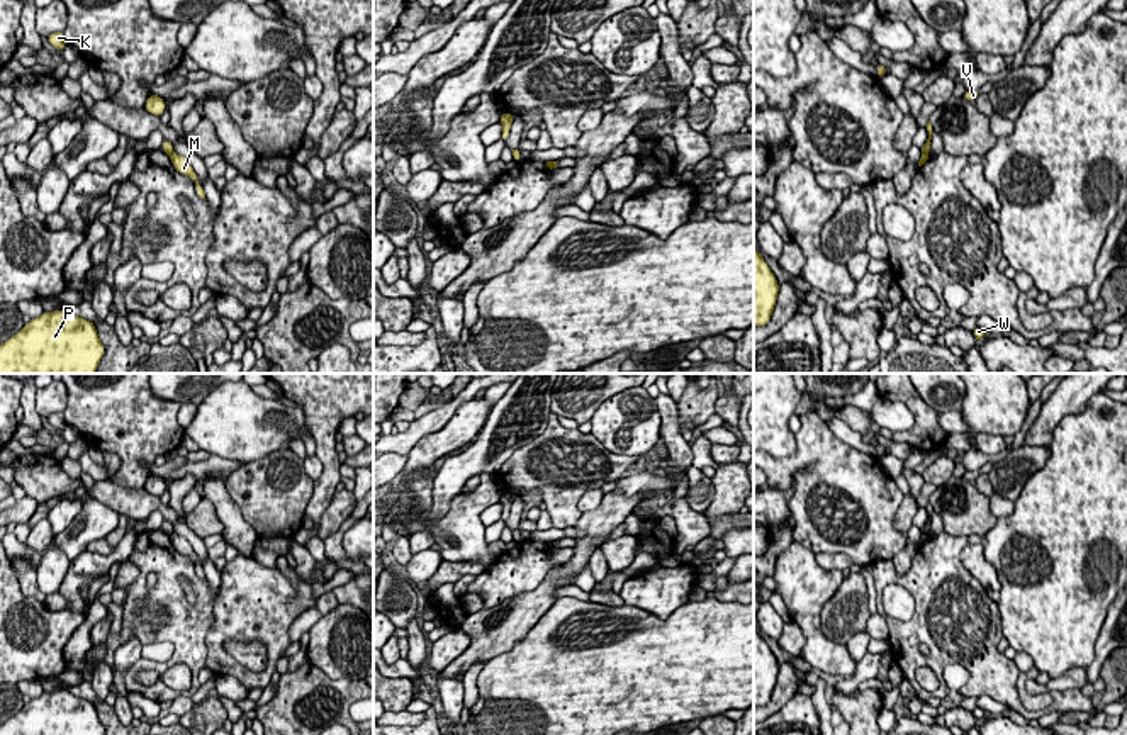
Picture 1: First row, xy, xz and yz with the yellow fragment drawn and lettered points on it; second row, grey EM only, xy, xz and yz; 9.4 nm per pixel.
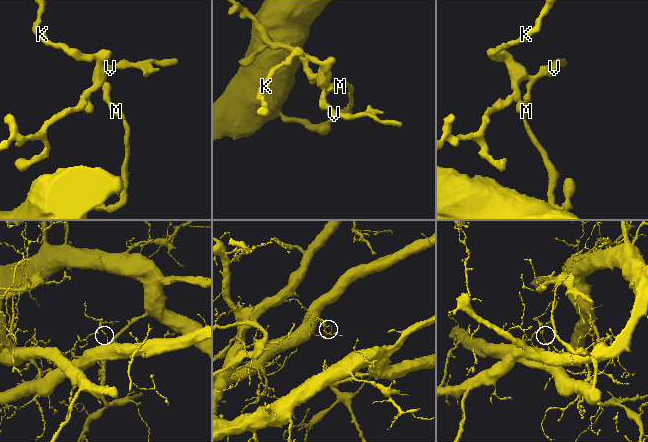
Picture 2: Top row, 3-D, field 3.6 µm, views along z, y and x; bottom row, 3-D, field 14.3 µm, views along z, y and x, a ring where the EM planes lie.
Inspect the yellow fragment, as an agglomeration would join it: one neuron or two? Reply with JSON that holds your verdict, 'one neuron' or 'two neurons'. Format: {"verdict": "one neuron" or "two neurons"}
{"verdict": "two neurons"}

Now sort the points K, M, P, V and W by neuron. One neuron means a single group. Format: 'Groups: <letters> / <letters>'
Groups: K V / M P W

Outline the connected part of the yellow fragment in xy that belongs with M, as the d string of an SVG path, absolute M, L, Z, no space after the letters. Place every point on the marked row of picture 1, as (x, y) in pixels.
M175 151L170 154L173 168L182 173L190 177L195 182L195 192L200 199L205 199L205 192L202 185L199 183L197 173L193 171L192 165L185 156L177 154Z

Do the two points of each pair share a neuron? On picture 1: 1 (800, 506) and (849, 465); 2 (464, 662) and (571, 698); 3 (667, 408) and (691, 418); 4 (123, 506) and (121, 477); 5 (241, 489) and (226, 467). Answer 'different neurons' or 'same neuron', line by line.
1: same neuron
2: different neurons
3: different neurons
4: different neurons
5: different neurons

